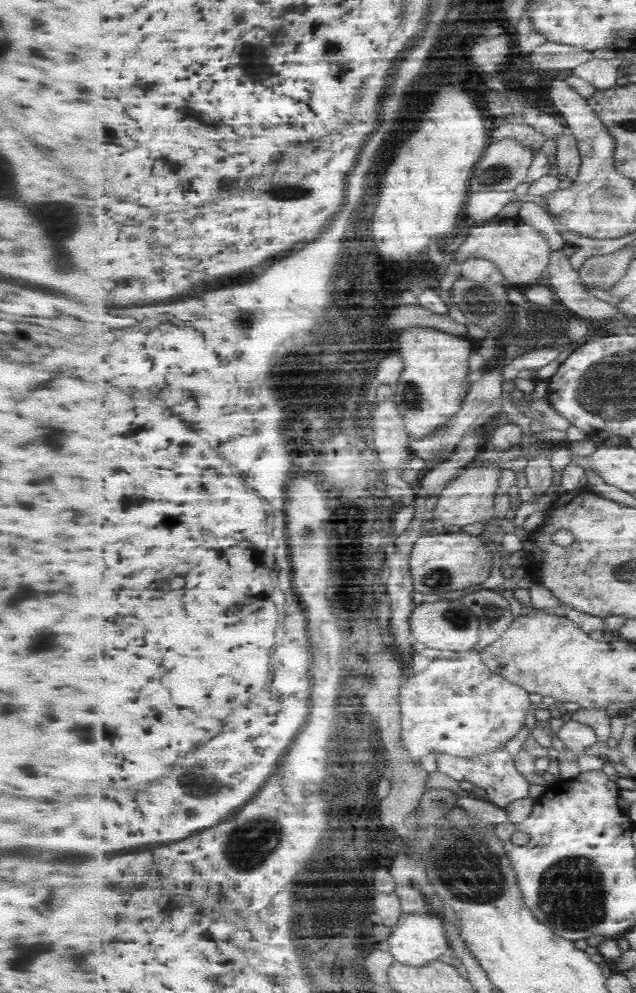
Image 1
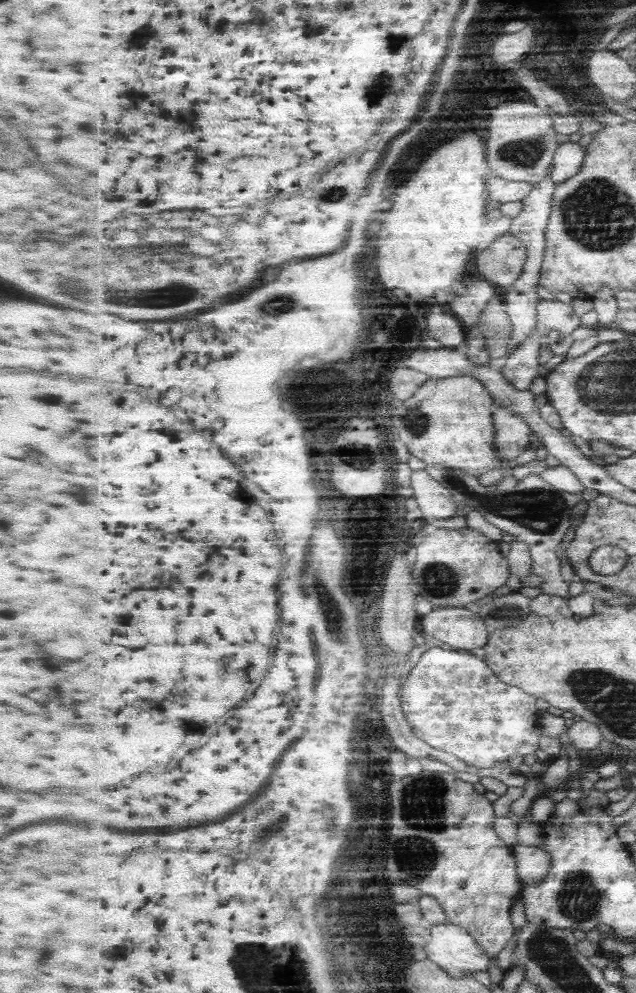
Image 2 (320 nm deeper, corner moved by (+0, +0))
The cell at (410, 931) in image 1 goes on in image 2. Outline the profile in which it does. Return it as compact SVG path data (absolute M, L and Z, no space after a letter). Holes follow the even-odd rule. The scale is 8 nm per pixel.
M450 922L439 926L426 925L431 934L431 940L423 947L428 960L441 966L453 977L465 977L472 975L473 972L487 972L489 970L491 958L487 956L478 940L470 932L467 932L466 928L461 928L459 925Z

